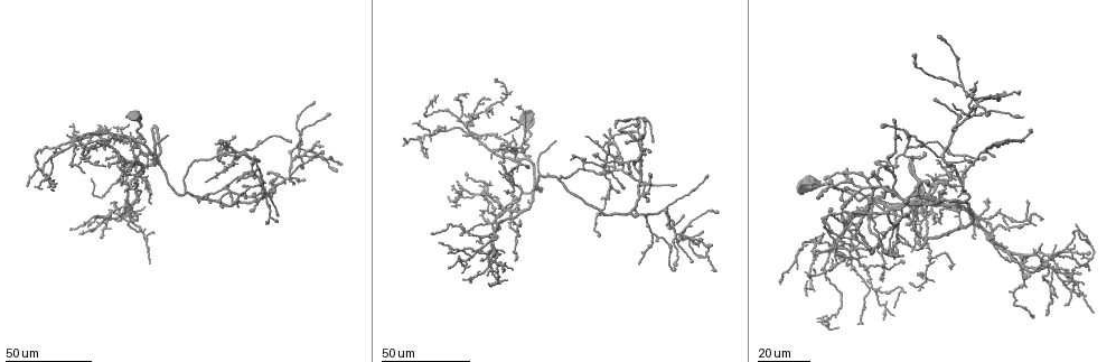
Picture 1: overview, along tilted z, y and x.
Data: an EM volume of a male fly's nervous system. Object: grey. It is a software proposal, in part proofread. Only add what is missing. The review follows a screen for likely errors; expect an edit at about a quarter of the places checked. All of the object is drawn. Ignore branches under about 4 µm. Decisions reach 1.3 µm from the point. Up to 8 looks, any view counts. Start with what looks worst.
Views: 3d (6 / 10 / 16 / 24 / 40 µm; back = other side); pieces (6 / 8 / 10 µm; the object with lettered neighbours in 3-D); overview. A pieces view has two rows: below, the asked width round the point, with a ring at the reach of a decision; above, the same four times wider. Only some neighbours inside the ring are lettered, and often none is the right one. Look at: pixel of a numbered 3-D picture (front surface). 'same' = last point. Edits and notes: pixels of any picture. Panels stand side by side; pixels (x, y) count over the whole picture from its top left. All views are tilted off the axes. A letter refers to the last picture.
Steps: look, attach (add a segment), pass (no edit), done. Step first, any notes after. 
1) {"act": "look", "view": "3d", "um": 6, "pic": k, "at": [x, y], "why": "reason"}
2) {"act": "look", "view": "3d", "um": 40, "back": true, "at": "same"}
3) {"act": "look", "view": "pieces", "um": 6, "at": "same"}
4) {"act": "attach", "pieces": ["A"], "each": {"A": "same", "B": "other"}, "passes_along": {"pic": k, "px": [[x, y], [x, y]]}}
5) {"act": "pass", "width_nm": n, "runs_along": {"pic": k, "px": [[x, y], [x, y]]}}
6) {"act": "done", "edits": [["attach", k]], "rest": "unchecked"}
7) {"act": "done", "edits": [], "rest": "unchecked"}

{"act": "look", "view": "3d", "um": 40, "pic": 1, "at": [553, 142], "why": "end of a long branch"}

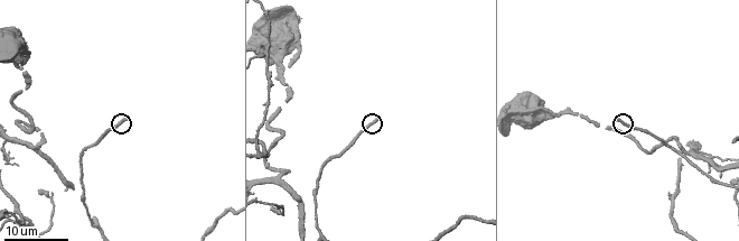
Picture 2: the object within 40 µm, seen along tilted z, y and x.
{"act": "look", "view": "pieces", "um": 10, "pic": 2, "at": [379, 118], "why": "what lies round it"}

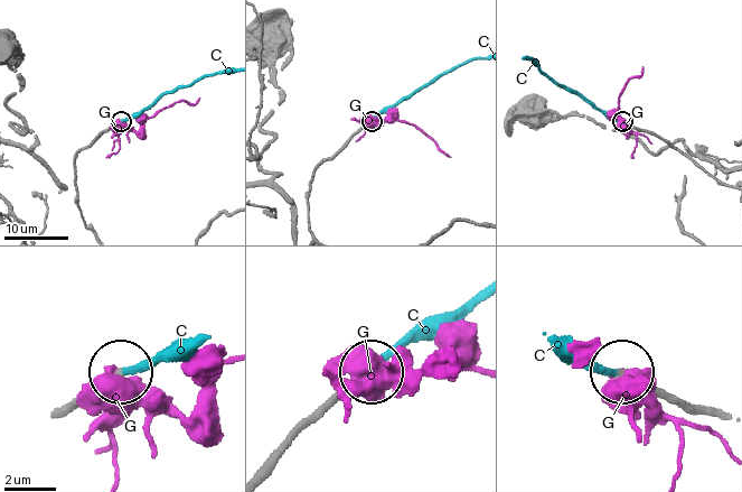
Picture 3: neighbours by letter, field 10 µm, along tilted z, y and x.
{"act": "attach", "pieces": ["C"], "each": {"C": "same", "G": "other"}, "passes_along": {"pic": 3, "px": [[107, 130], [138, 118], [165, 94], [206, 76]]}, "found": "the neuron continues"}

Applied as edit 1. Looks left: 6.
{"act": "look", "view": "overview"}

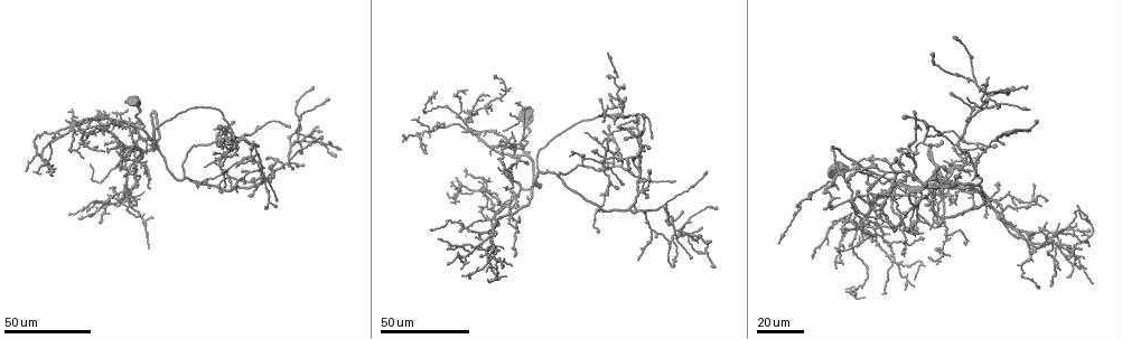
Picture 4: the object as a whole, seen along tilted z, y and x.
{"act": "look", "view": "3d", "um": 40, "pic": 4, "at": [1041, 207], "why": "branch stops here"}

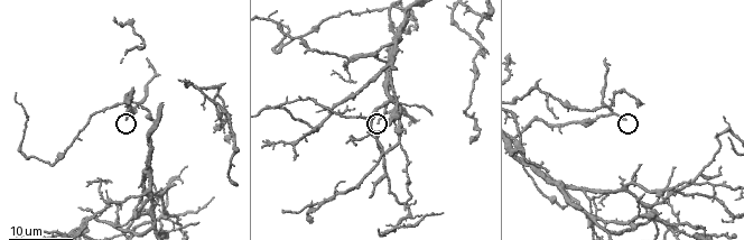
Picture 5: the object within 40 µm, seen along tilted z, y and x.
{"act": "look", "view": "pieces", "um": 8, "pic": 5, "at": [379, 121]}

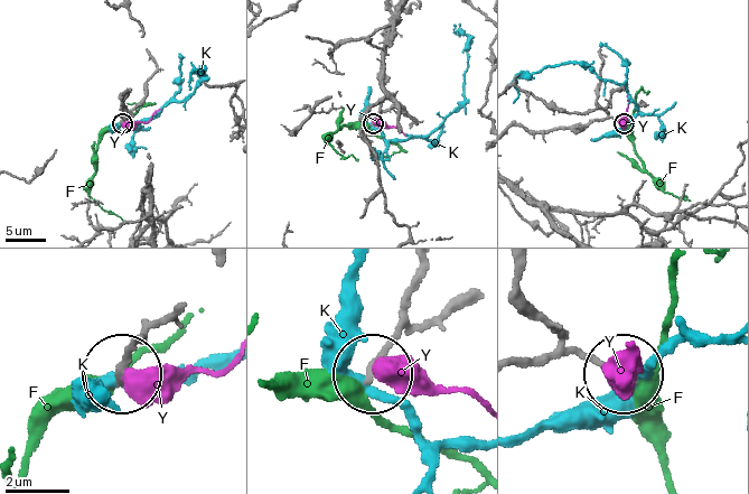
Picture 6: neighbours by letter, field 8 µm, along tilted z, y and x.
{"act": "pass", "width_nm": 180, "each": {"F": "other", "K": "other", "Y": "other"}, "runs_along": {"pic": 6, "px": [[417, 275], [405, 325], [374, 371]]}, "found": "none of them fits"}

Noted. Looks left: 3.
{"act": "look", "view": "3d", "um": 24, "pic": 4, "at": [236, 190], "why": "end of a long branch"}

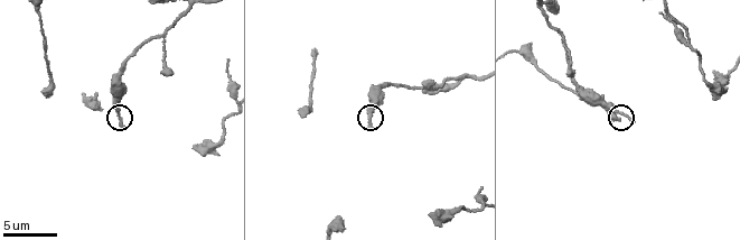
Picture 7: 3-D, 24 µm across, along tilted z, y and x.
{"act": "look", "view": "pieces", "um": 8, "pic": 7, "at": [372, 128]}

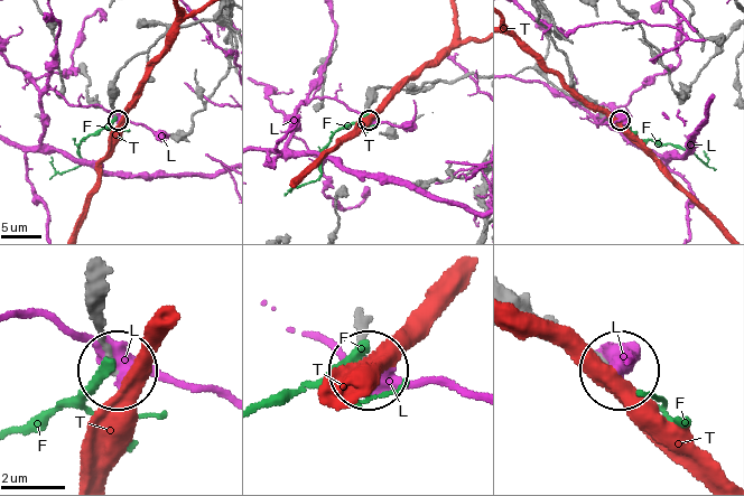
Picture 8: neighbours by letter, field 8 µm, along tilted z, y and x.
{"act": "pass", "each": {"F": "other", "L": "other", "T": "other"}, "found": "none of them fits"}

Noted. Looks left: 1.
{"act": "done", "edits": [["attach", 3]], "rest": "unchecked"}

